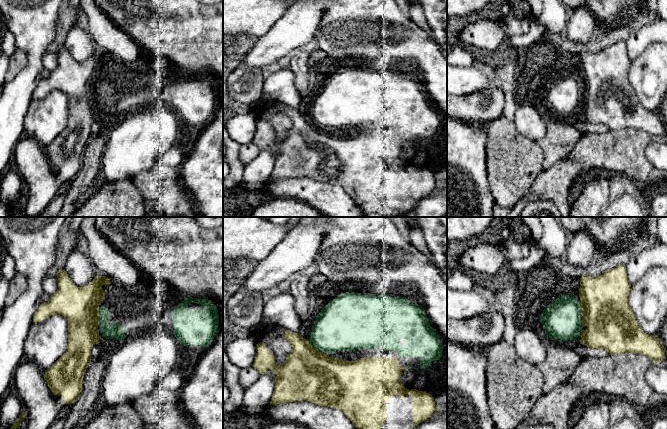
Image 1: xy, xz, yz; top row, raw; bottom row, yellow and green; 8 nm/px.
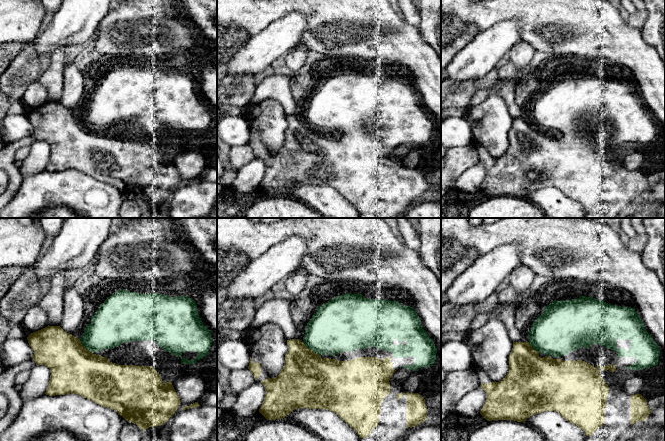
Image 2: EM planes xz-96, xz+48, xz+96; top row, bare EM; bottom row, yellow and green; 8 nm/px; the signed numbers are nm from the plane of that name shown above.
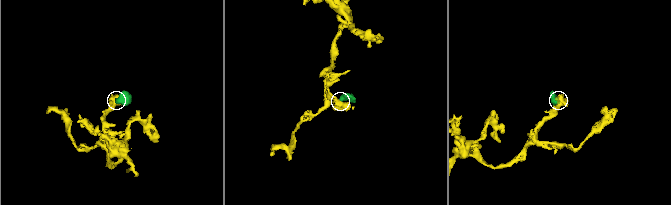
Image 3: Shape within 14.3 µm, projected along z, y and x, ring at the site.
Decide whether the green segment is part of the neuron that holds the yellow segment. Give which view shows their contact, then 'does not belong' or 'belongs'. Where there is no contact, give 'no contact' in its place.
contact in xz; belongs

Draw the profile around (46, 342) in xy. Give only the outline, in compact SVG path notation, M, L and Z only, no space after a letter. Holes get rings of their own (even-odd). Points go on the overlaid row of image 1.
M53 314L30 326L24 341L24 360L45 371L66 352L67 345L68 320L65 316Z

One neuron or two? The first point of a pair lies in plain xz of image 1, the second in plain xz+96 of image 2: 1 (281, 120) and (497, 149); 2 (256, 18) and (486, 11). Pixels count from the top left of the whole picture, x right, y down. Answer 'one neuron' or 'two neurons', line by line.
1: one neuron
2: one neuron

